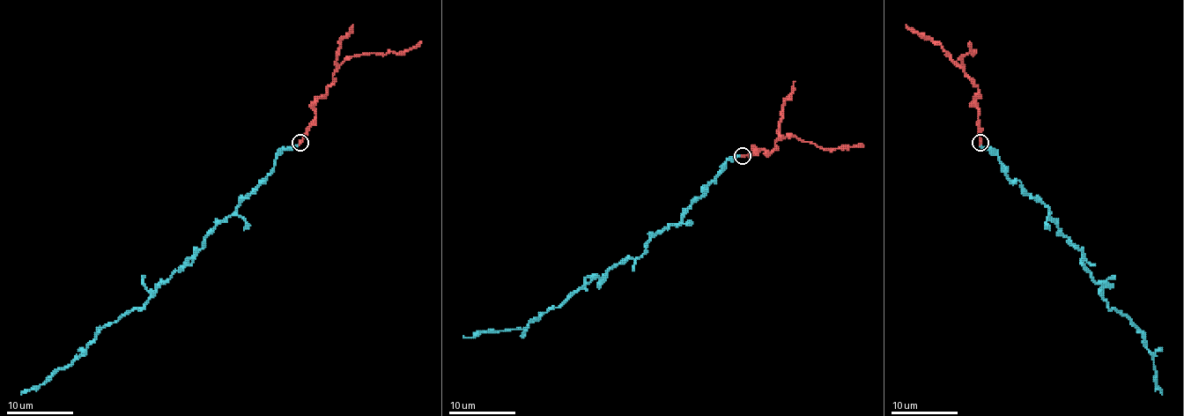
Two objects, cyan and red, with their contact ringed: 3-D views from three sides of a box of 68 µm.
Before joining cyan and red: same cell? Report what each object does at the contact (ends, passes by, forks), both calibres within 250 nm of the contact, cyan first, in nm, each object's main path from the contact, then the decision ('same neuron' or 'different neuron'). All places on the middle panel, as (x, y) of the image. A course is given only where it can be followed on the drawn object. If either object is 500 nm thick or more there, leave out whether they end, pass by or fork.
cyan ends there; red ends there; 130 nm thick on the cyan side, 280 nm on the other; cyan runs (743, 157), (729, 159), (683, 220), (657, 232), (639, 257), (586, 282), (523, 329), (463, 338); red runs (743, 155), (765, 150), (770, 153), (778, 140), (788, 137), (823, 148), (863, 144); same neuron

